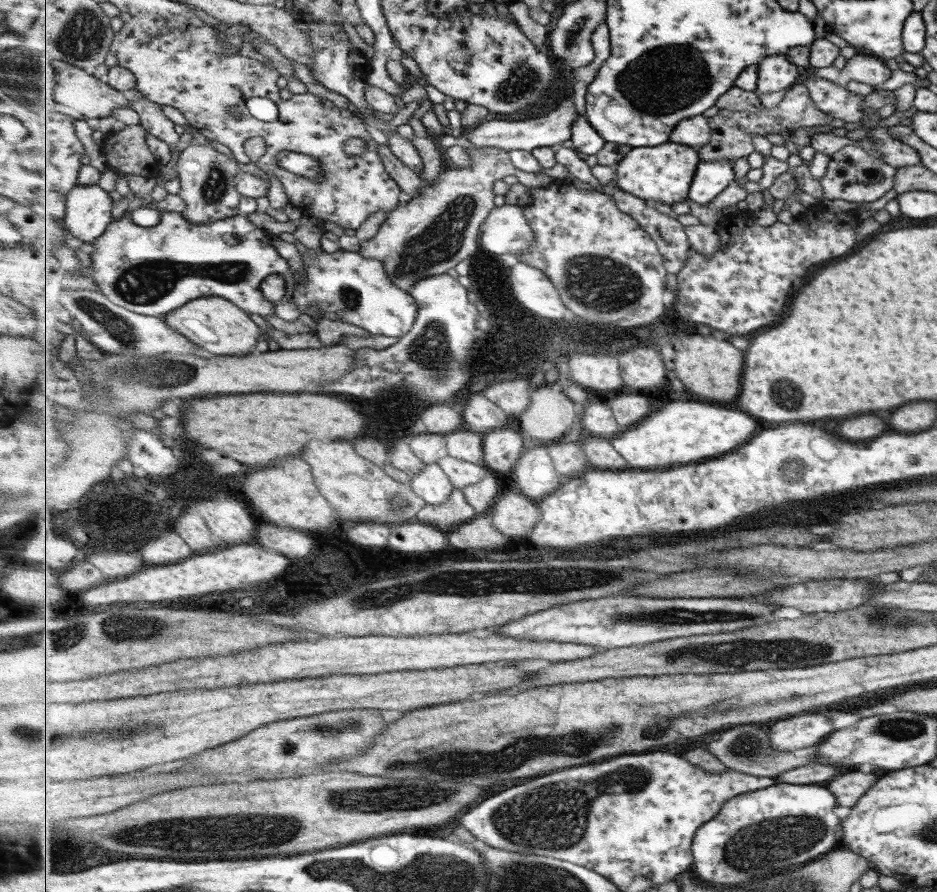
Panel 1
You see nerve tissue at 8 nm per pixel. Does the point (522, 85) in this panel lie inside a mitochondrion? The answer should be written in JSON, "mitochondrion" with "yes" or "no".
{"mitochondrion":"yes"}

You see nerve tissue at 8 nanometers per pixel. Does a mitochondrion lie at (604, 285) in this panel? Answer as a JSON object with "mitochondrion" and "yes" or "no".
{"mitochondrion":"yes"}

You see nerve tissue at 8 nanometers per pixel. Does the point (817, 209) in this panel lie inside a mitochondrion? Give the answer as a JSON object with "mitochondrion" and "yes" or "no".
{"mitochondrion":"no"}

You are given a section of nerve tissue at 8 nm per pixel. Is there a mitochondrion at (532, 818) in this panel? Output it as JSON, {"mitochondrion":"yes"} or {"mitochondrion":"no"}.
{"mitochondrion":"yes"}

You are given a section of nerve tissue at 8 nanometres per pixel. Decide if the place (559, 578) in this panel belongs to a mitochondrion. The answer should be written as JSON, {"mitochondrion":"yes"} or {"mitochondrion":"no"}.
{"mitochondrion":"yes"}

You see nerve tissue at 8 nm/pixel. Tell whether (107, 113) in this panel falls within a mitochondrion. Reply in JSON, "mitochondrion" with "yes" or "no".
{"mitochondrion":"no"}

